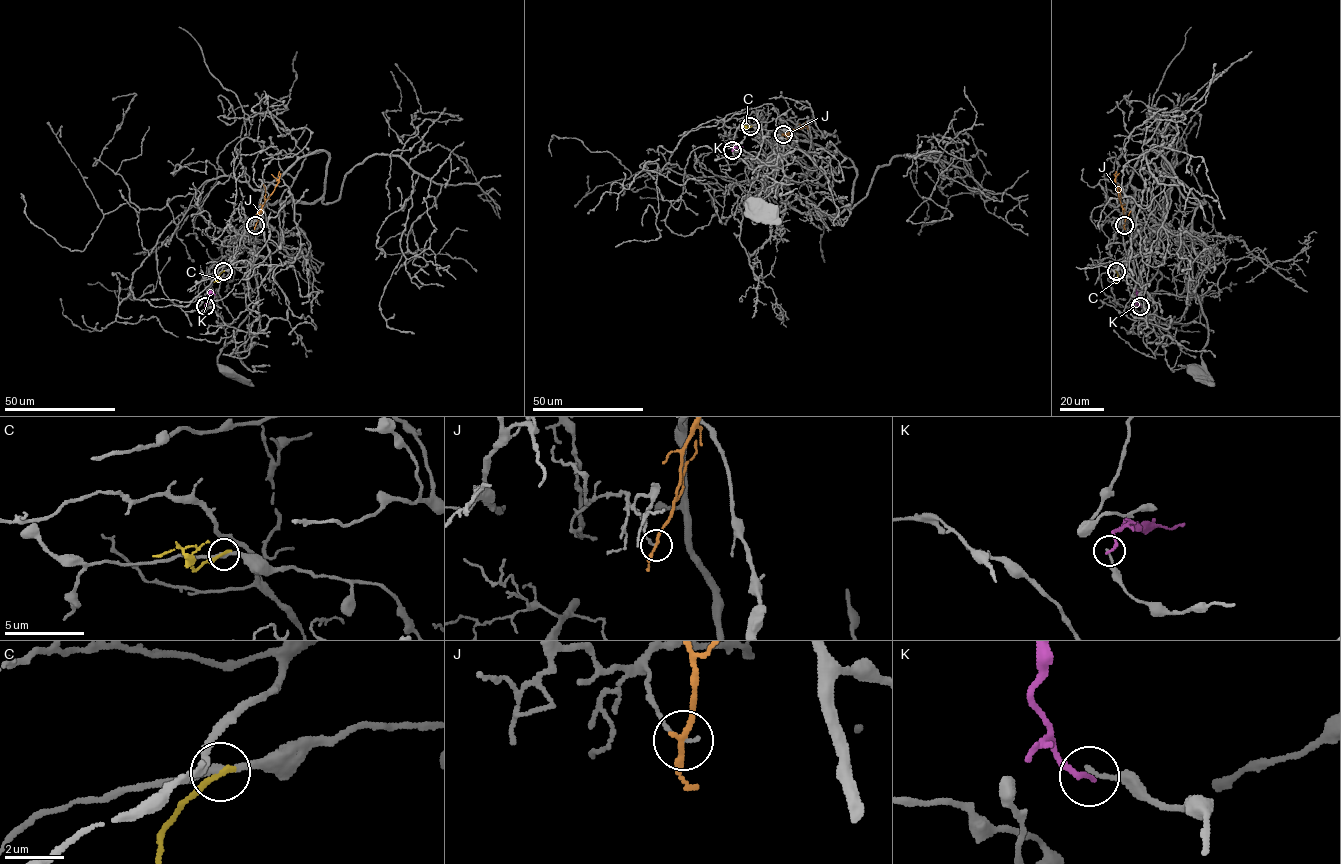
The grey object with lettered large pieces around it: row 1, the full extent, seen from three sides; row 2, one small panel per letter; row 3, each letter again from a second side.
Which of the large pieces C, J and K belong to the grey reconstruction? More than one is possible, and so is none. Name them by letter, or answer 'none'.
none

